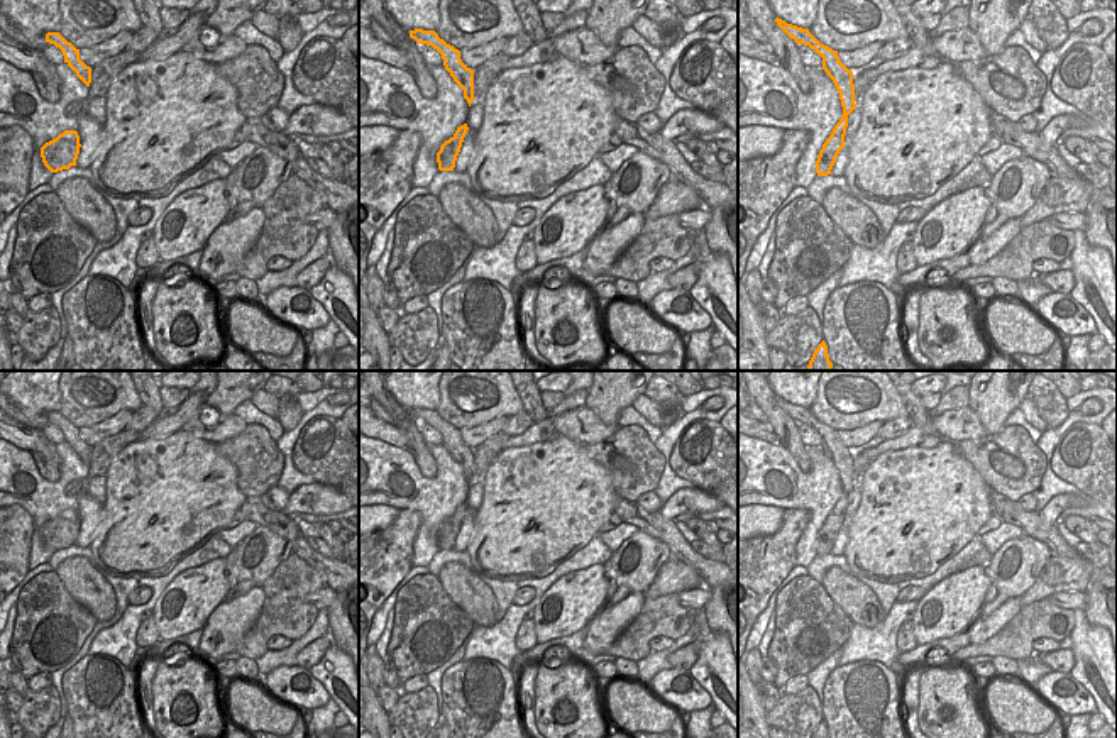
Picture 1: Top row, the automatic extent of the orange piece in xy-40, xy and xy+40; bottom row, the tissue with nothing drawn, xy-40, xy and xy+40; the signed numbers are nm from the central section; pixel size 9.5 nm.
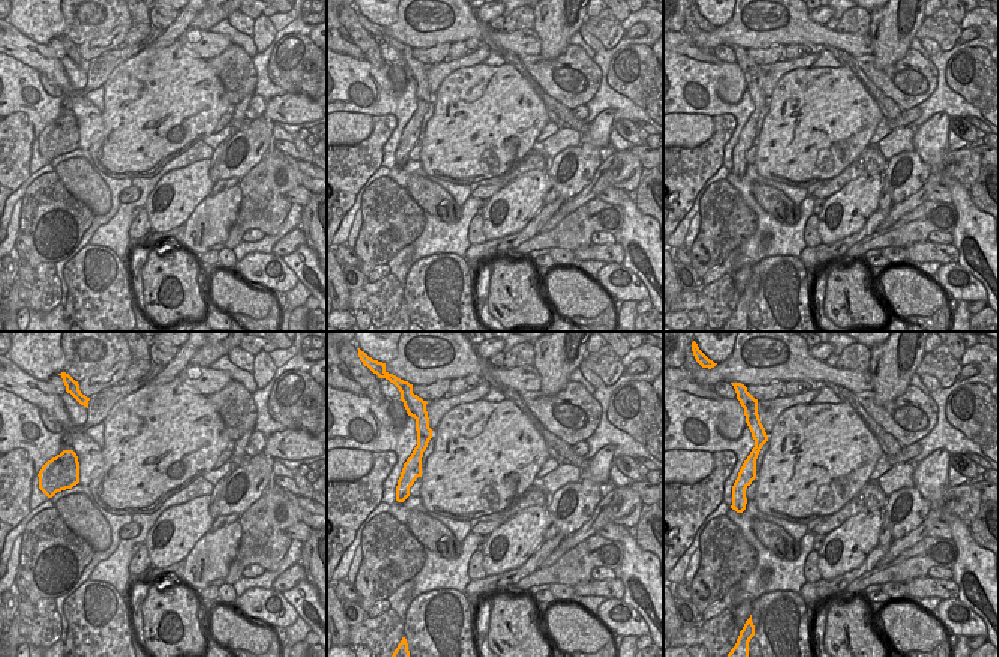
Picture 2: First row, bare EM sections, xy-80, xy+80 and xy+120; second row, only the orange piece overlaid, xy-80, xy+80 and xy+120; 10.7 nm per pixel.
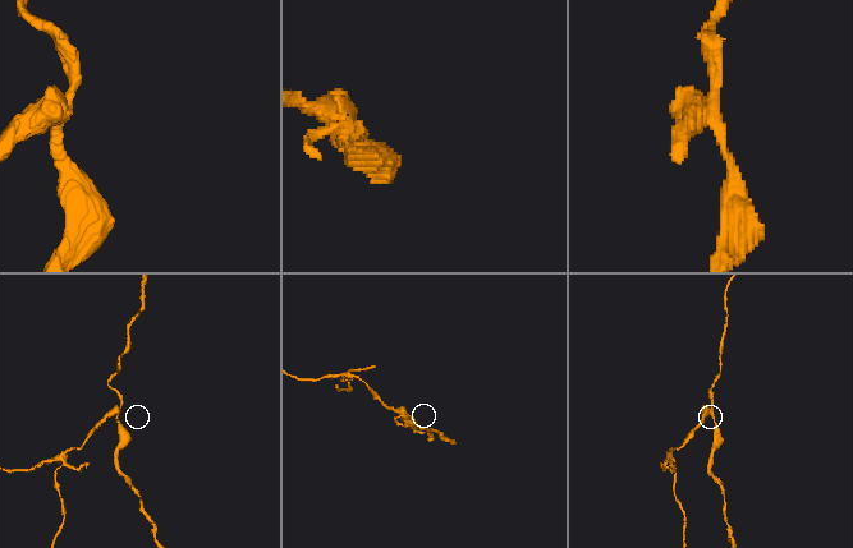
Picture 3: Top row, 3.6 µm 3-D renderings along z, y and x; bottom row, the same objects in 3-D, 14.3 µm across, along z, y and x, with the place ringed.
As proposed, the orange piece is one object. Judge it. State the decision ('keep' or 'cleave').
cleave

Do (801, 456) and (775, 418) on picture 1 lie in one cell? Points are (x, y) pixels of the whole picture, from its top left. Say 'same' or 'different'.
same

